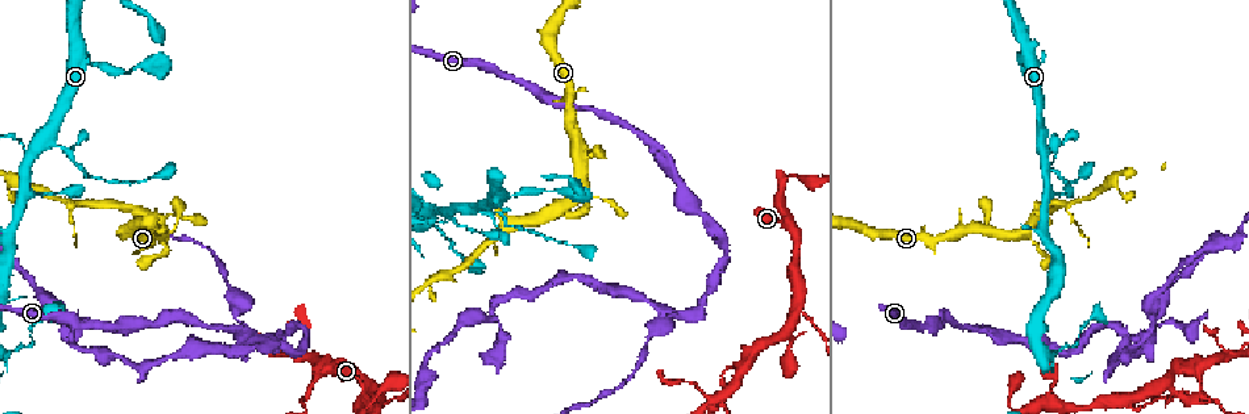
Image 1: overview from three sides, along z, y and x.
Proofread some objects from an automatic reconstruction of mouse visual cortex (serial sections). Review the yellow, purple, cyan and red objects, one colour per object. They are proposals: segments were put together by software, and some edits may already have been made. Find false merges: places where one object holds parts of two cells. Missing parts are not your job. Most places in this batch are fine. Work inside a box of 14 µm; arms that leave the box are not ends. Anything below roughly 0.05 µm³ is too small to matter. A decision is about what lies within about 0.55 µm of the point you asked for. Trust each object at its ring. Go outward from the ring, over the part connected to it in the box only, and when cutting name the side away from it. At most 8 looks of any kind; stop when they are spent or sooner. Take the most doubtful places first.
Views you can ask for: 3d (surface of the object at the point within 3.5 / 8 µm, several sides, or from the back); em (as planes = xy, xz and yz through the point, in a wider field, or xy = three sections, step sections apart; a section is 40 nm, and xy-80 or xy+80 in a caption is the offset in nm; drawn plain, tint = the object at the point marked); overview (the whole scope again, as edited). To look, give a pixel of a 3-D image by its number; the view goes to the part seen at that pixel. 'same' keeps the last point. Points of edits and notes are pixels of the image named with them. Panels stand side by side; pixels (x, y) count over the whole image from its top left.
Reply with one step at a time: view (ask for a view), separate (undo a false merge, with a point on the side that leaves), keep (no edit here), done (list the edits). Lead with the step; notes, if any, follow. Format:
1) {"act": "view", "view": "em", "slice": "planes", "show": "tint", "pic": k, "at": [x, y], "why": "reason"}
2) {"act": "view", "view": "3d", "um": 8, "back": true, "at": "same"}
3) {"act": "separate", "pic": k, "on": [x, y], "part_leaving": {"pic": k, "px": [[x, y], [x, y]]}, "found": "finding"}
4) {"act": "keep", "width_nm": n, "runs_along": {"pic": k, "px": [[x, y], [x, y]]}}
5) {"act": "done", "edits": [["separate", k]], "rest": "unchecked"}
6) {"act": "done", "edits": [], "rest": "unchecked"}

{"act": "view", "view": "3d", "um": 3.5, "pic": 1, "at": [1022, 233], "why": "four or more arms meet"}

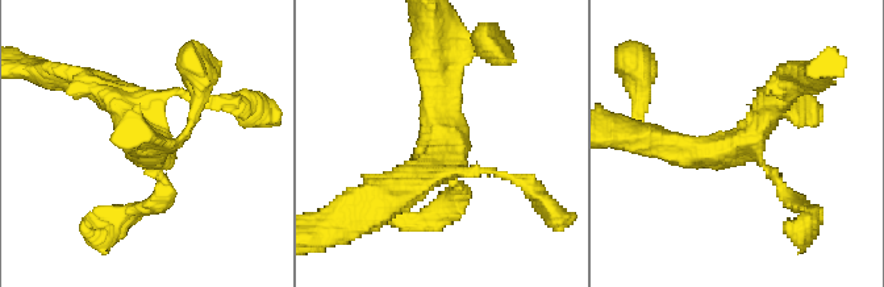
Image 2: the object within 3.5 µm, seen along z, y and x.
{"act": "view", "view": "em", "slice": "xy", "step": 3, "show": "tint", "pic": 2, "at": [436, 151]}

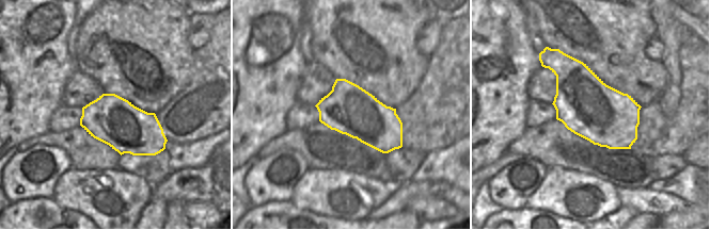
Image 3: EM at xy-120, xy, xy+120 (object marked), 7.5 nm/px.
{"act": "keep", "runs_along": {"pic": 2, "px": [[661, 144], [737, 144], [791, 83]]}, "found": "continuous, no second cell"}

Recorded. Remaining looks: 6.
{"act": "view", "view": "3d", "um": 3.5, "pic": 1, "at": [682, 312], "why": "branch point"}

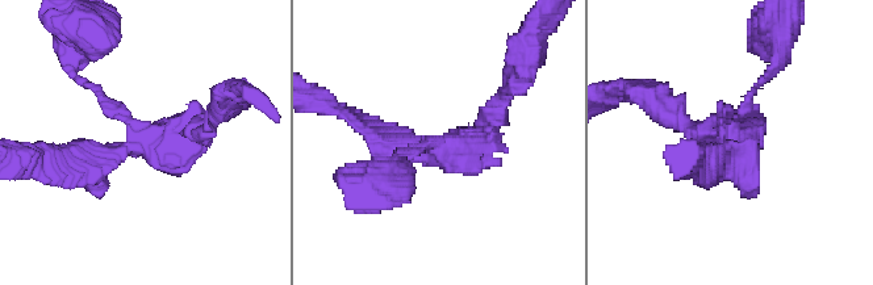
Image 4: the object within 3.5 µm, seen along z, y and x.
{"act": "view", "view": "em", "slice": "xy", "step": 1, "show": "tint", "pic": 4, "at": [438, 151]}

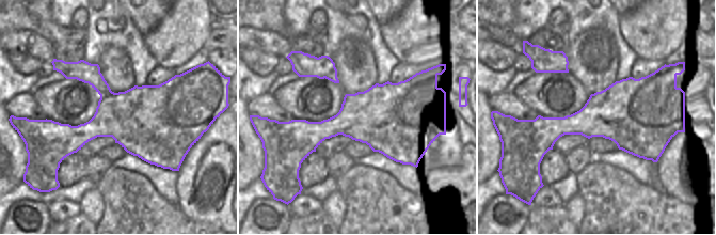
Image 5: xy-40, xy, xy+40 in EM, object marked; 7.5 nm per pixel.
{"act": "view", "view": "em", "slice": "xy", "step": 2, "show": "tint", "at": "same"}

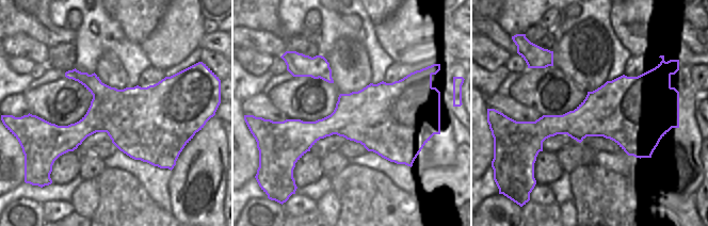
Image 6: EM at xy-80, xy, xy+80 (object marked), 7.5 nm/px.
{"act": "separate", "pic": 4, "on": [83, 82], "part_leaving": {"pic": 4, "px": [[121, 117], [69, 68], [76, 32]]}, "found": "a second cell is stuck on"}

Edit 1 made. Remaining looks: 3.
{"act": "view", "view": "overview"}

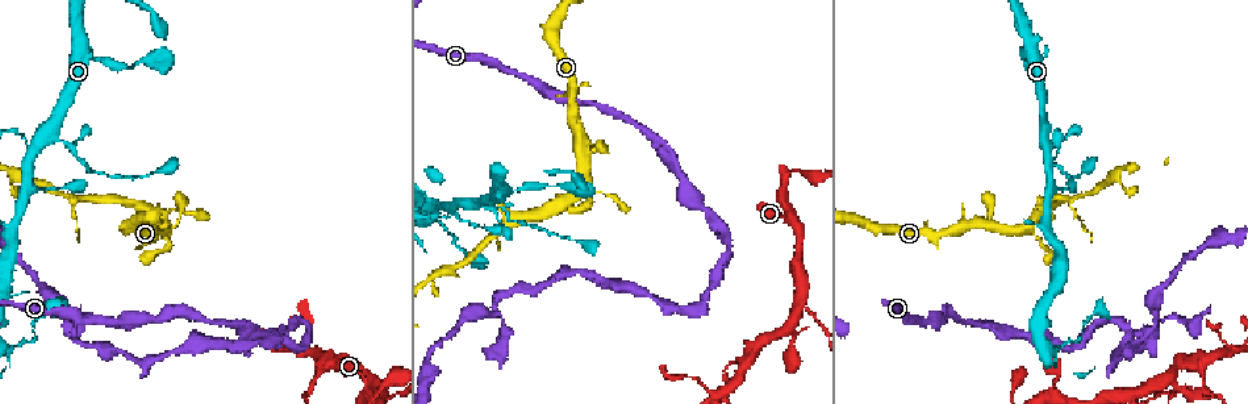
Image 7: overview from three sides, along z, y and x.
{"act": "view", "view": "3d", "um": 8, "back": true, "pic": 7, "at": [752, 359], "why": "a fork"}

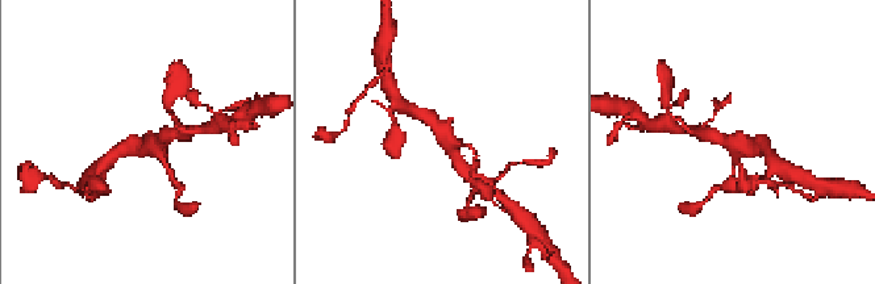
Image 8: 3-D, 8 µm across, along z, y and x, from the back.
{"act": "view", "view": "em", "slice": "planes", "show": "tint", "pic": 8, "at": [740, 147]}

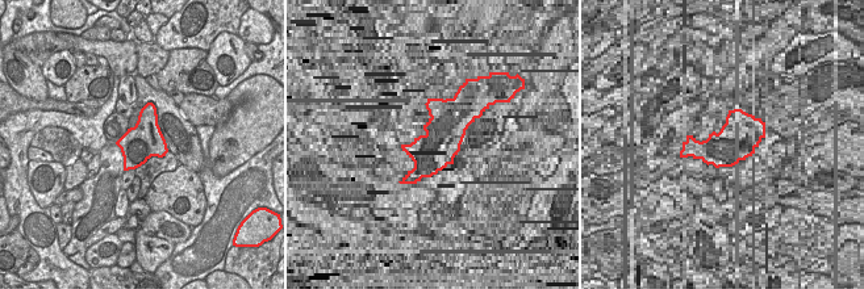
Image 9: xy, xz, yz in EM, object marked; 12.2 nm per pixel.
{"act": "keep", "arms": 3, "arm_widths_nm": [150, 350, 400], "runs_along": {"pic": 8, "px": [[421, 113], [438, 126], [461, 170]]}, "found": "all the same cell"}

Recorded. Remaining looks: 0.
{"act": "done", "edits": [["separate", 4]], "rest": "unchecked"}

